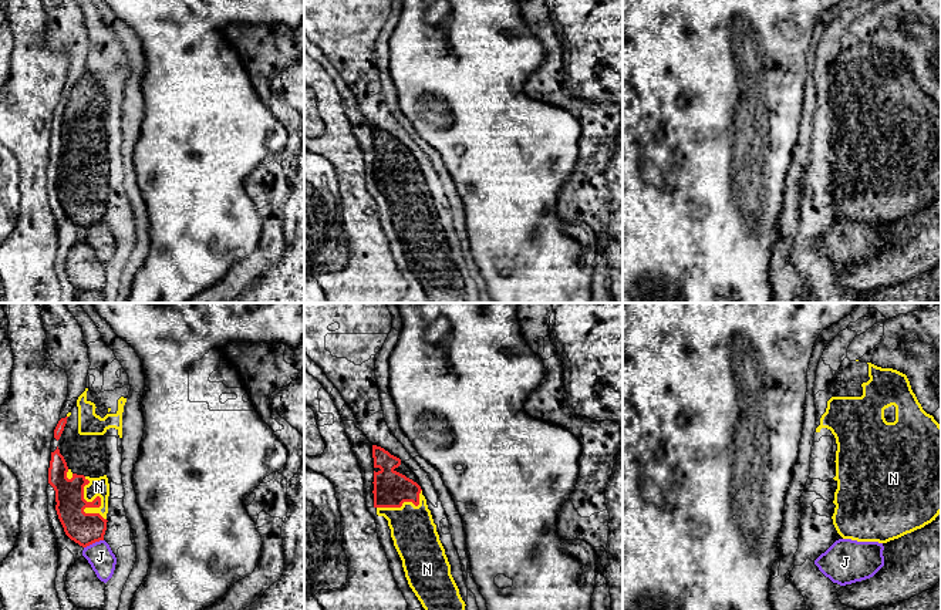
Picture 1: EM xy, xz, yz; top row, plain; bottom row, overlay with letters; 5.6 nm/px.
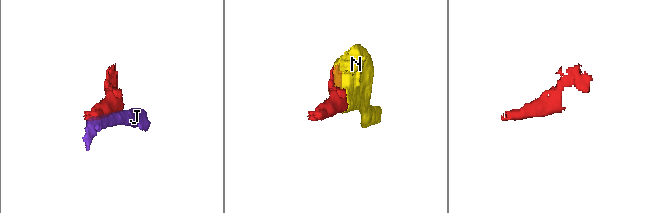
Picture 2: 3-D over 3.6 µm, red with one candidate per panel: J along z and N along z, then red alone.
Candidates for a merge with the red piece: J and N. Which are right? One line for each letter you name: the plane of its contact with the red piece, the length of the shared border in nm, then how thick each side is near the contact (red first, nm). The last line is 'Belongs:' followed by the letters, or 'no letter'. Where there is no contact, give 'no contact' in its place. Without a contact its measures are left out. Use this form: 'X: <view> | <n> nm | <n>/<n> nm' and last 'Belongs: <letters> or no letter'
N: xy | 280 nm | 180/110 nm
Belongs: N

